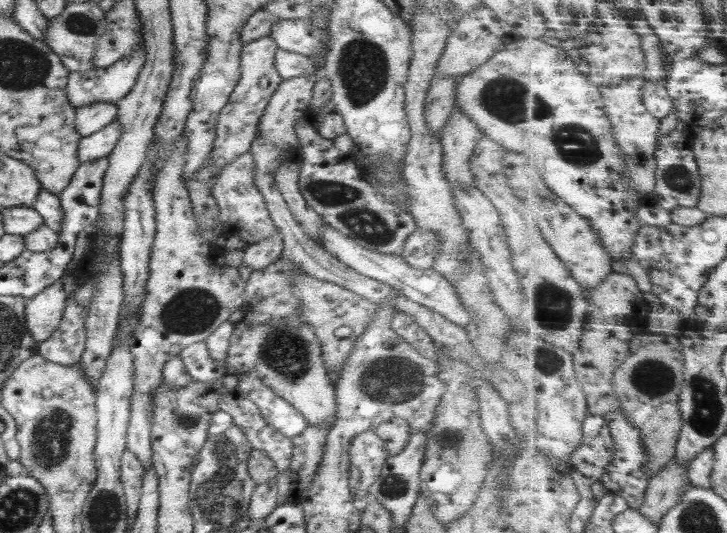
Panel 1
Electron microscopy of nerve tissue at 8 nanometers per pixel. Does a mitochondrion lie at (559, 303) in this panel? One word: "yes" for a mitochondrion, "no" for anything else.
yes

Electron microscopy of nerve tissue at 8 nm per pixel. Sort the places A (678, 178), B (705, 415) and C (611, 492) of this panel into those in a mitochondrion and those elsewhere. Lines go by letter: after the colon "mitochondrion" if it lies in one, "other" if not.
A: mitochondrion
B: mitochondrion
C: other

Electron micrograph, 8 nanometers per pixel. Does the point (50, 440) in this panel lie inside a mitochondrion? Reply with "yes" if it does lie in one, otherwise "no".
yes

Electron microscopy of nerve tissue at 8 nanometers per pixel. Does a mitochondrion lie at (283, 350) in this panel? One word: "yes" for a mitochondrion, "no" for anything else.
yes

